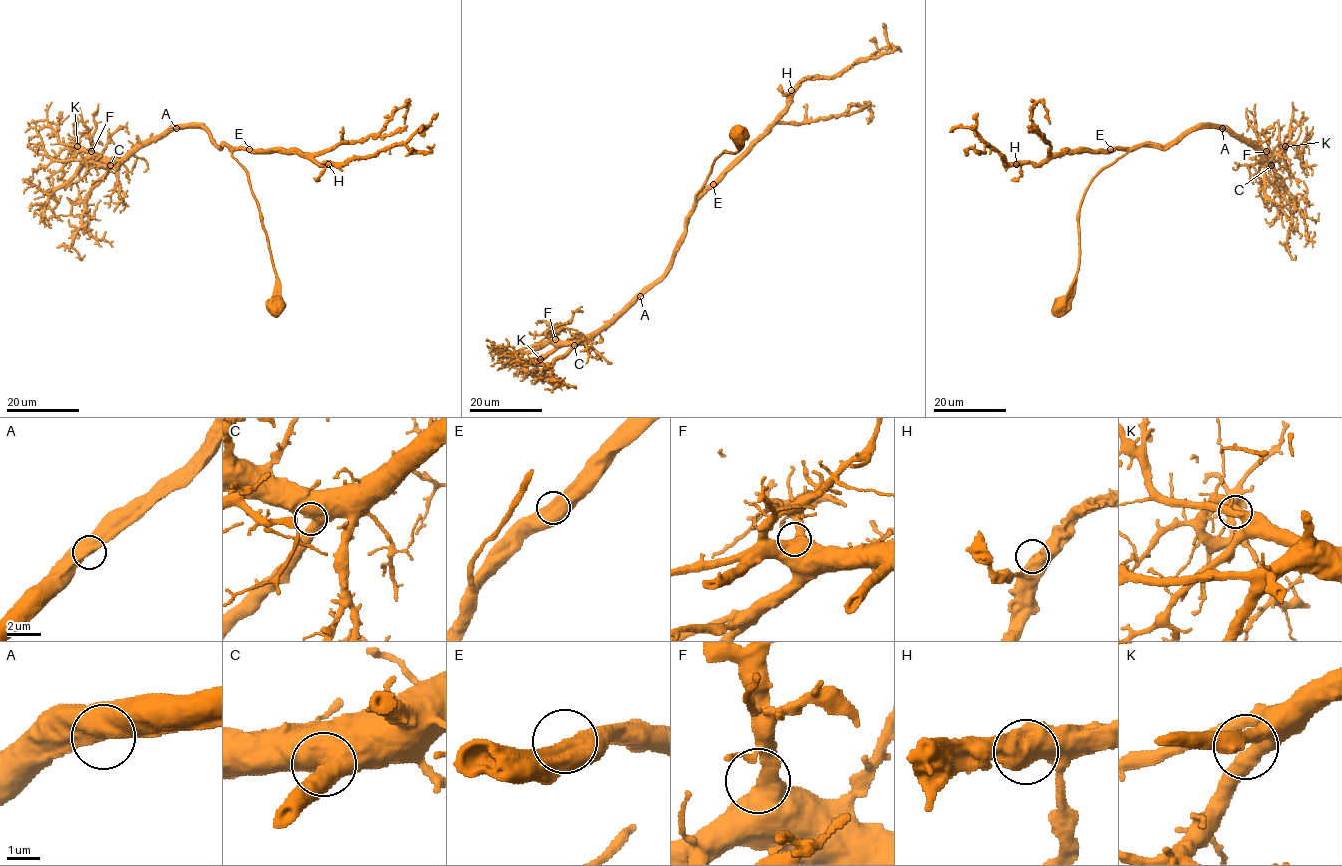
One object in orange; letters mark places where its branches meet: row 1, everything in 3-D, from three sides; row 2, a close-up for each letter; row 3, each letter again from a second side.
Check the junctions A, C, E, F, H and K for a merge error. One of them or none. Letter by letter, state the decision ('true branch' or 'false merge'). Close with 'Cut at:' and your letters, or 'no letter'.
A: true branch
C: true branch
E: true branch
F: true branch
H: true branch
K: true branch
Cut at: no letter

